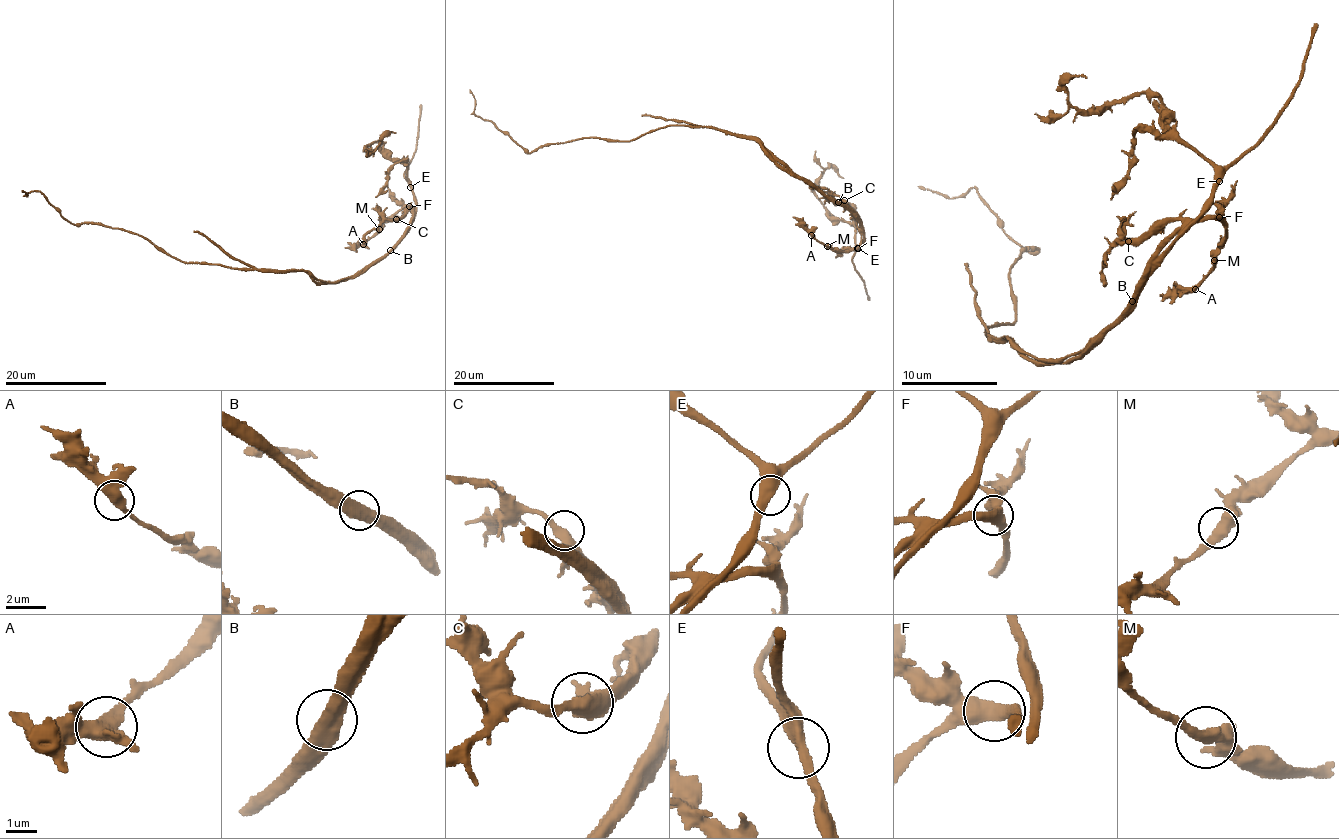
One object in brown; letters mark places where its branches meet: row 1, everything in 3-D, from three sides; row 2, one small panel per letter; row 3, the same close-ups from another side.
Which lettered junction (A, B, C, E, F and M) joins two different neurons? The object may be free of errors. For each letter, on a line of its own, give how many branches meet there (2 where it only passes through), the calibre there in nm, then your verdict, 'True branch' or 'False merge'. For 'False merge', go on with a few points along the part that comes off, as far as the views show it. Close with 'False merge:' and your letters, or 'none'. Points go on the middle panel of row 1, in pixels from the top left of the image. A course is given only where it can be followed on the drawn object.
A: Branches: 2. Thickness 480 nm. True branch
B: Branches: 2. Thickness 480 nm. False merge. Course of the part to remove: (838, 202), (806, 180), (786, 172), (752, 138), (739, 138), (716, 129), (641, 115)
C: Branches: 2. Thickness 440 nm. True branch
E: Branches: 2. Thickness 480 nm. True branch
F: Branches: 2. Thickness 440 nm. True branch
M: Branches: 2. Thickness 440 nm. True branch
False merge: B

